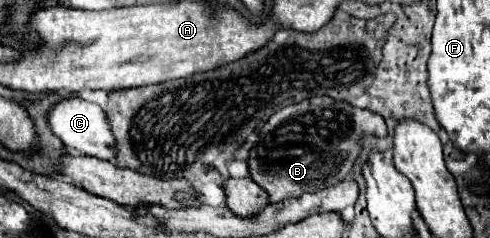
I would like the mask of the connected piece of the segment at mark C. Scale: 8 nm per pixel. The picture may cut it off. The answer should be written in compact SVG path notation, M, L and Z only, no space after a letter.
M80 96L64 98L58 104L50 106L50 110L46 114L46 122L48 122L48 128L70 150L78 150L86 156L94 156L94 158L100 158L100 160L110 160L114 156L114 138L112 138L112 132L108 130L106 116L104 116L104 112L98 104L88 102Z

